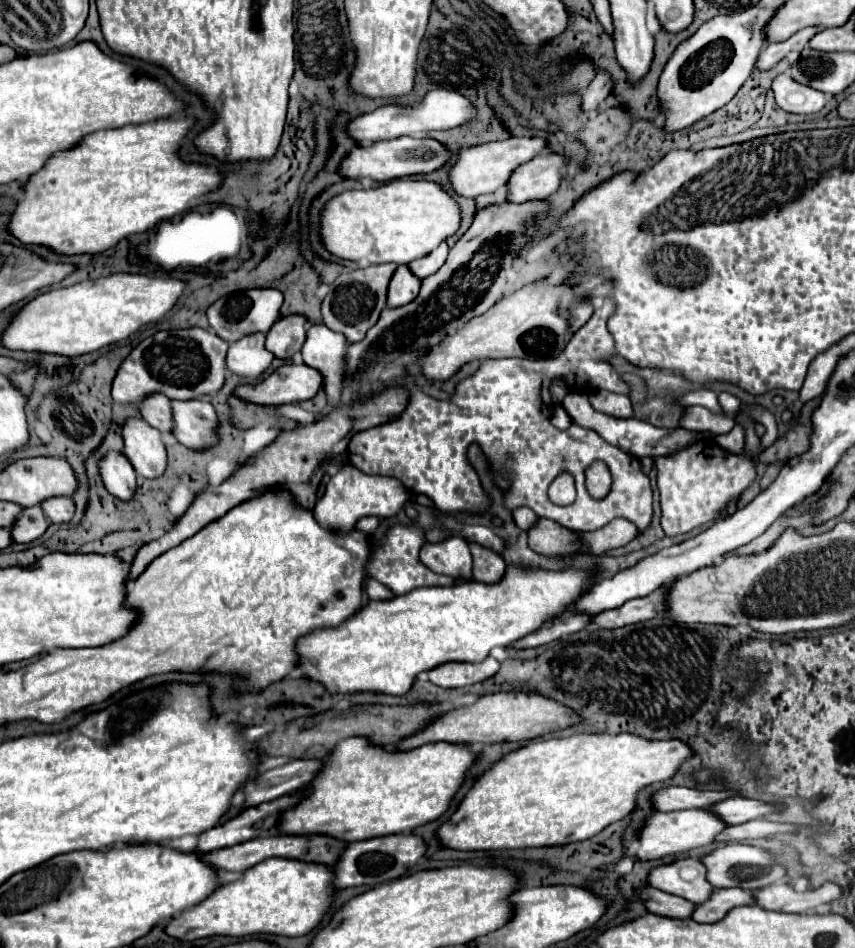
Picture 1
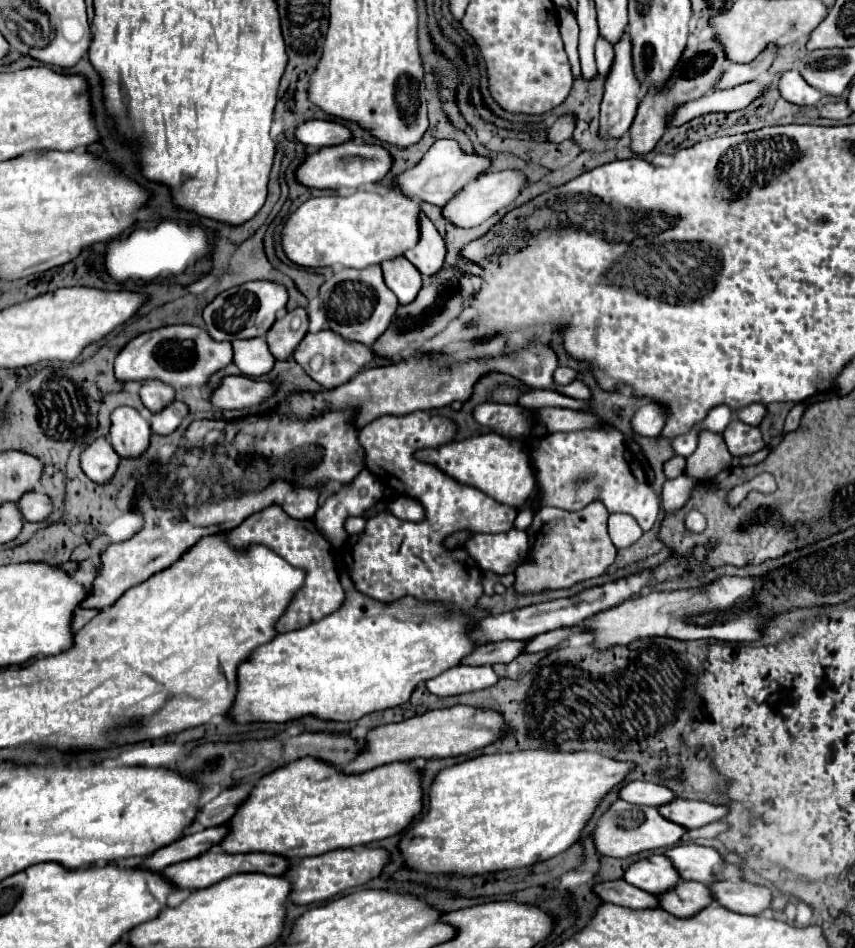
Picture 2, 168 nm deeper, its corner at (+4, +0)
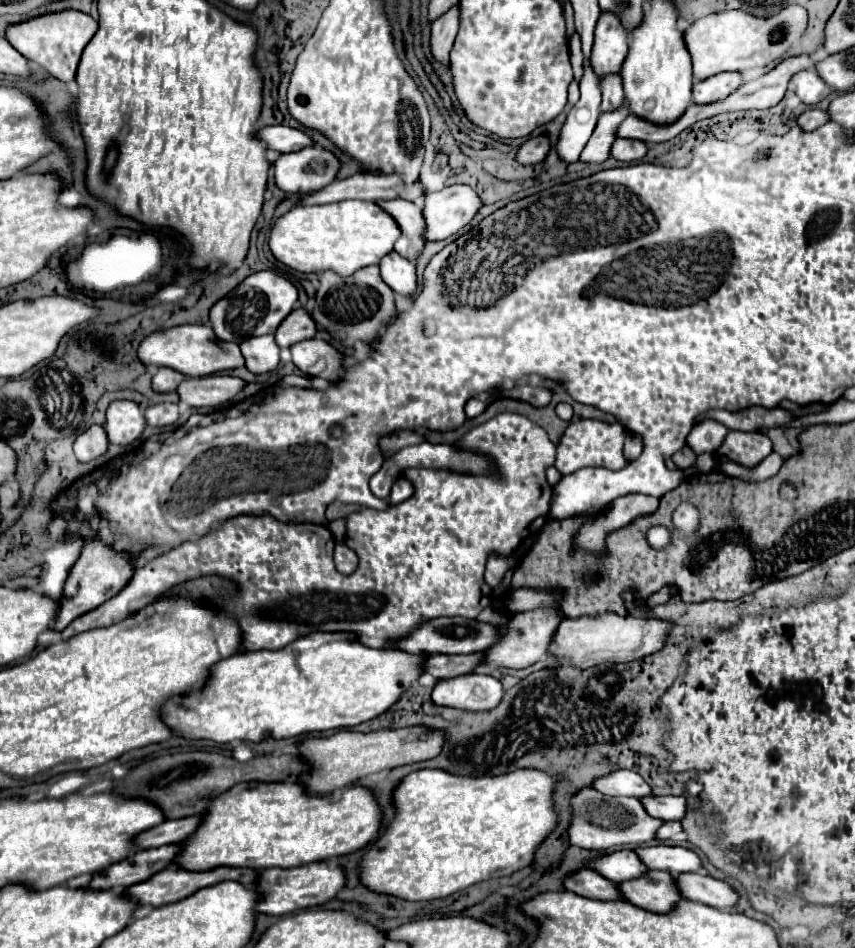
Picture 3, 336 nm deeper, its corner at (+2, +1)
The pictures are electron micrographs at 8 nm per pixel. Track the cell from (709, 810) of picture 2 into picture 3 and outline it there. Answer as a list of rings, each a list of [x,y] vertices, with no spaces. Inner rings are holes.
[[[644,796],[640,798],[646,812],[658,820],[682,820],[686,814],[684,796]]]

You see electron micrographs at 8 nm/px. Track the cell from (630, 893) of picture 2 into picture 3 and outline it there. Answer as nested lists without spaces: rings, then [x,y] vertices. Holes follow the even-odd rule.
[[[580,868],[580,870],[564,876],[562,884],[564,884],[564,890],[586,896],[586,898],[620,900],[620,894],[618,894],[618,888],[614,882],[610,882],[604,876],[600,876],[592,870],[586,870],[586,868]]]

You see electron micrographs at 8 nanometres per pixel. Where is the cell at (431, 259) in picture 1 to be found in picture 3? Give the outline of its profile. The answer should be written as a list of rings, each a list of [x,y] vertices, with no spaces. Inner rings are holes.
[[[402,198],[378,200],[376,204],[382,206],[382,210],[394,218],[402,232],[394,246],[398,254],[410,258],[410,250],[420,252],[426,246],[426,242],[422,242],[422,208],[418,204]]]

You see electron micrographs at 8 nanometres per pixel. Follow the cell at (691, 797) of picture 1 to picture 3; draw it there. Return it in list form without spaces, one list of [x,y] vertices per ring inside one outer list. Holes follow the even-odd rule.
[[[614,770],[606,776],[600,776],[592,782],[592,786],[606,796],[650,796],[650,786],[632,770]]]

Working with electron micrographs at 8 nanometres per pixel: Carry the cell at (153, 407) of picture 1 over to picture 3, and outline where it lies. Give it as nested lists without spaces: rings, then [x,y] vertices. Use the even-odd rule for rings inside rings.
[[[158,368],[158,372],[152,378],[152,388],[156,392],[172,392],[178,388],[178,384],[184,380],[184,374],[174,370],[174,368]]]

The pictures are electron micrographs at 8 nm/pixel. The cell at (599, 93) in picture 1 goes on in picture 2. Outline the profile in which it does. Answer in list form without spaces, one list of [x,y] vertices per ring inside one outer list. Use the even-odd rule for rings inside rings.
[[[574,113],[562,115],[562,117],[556,119],[556,123],[548,129],[548,139],[550,139],[550,141],[564,141],[564,139],[568,139],[568,137],[574,133],[574,129],[576,129],[576,121],[578,121],[578,117],[576,117]]]

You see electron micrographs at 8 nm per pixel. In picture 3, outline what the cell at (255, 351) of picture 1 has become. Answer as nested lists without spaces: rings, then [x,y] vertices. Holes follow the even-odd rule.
[[[272,334],[258,336],[258,338],[248,338],[246,342],[240,344],[240,350],[246,358],[246,368],[254,374],[270,372],[280,362],[280,348],[274,342]]]

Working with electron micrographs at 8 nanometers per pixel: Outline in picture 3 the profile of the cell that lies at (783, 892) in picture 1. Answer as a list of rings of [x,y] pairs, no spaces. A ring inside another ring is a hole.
[[[686,872],[686,874],[678,874],[674,882],[678,884],[682,898],[702,902],[712,908],[734,908],[736,906],[736,900],[738,900],[736,892],[726,882],[716,880],[712,876],[704,876],[698,872]]]

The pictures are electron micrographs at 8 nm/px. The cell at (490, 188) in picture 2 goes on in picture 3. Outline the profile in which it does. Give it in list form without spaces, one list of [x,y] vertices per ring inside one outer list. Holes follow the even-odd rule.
[[[448,186],[424,196],[424,240],[446,240],[464,228],[482,208],[478,194],[470,186]]]

